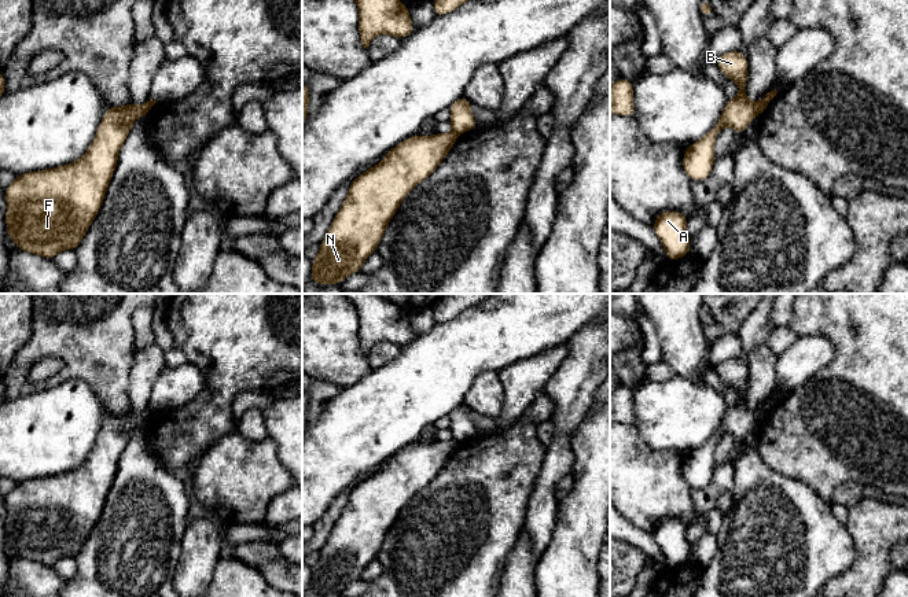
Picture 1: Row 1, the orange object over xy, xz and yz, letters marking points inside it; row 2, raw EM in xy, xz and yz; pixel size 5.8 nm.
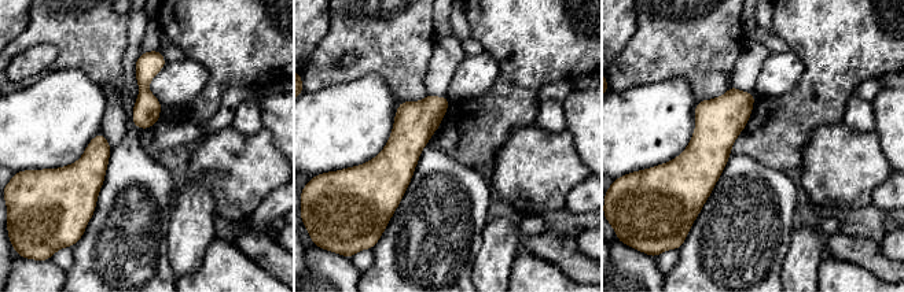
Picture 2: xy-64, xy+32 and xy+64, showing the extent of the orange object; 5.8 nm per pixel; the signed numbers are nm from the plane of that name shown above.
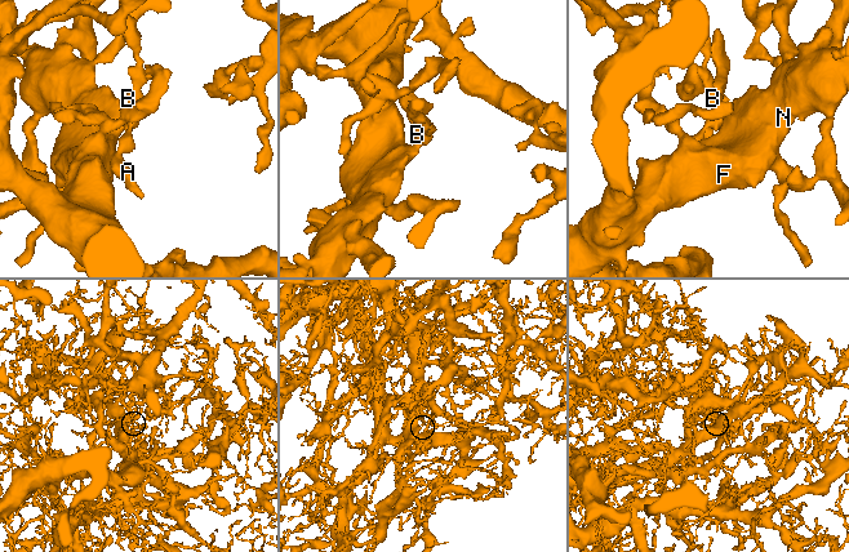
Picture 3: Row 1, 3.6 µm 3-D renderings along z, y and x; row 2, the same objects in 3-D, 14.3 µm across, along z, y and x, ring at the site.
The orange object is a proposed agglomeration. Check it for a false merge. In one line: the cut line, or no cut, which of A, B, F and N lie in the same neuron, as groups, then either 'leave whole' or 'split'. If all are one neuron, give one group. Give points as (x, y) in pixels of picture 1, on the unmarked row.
yz (756, 412), (757, 422) | A B / F N | split

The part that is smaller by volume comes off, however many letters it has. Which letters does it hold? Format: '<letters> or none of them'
A, B

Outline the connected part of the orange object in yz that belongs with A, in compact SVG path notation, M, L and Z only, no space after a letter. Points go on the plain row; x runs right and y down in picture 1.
M681 519L657 522L652 537L666 559L666 568L690 563L691 546L685 538L688 526Z

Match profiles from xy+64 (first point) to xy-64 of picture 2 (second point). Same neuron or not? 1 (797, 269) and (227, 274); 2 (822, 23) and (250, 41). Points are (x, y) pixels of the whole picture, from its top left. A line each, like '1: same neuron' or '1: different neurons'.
1: different neurons
2: same neuron

